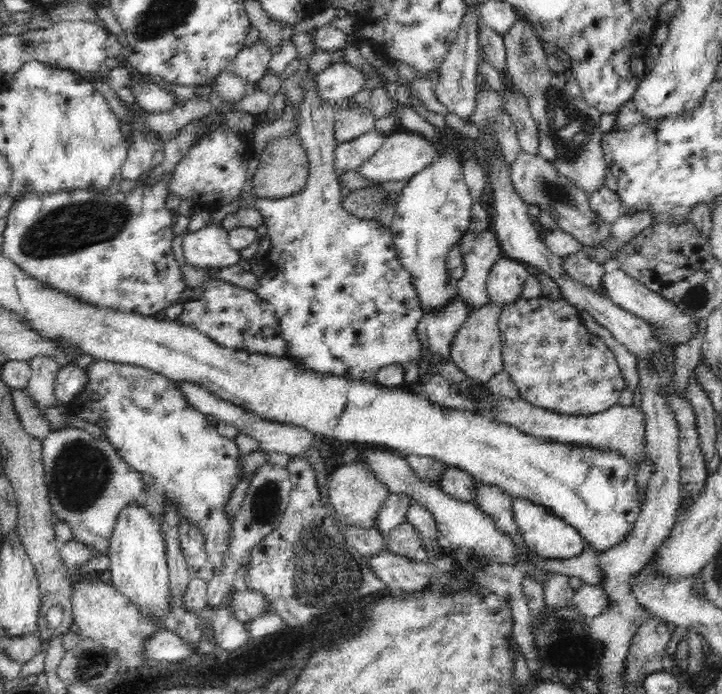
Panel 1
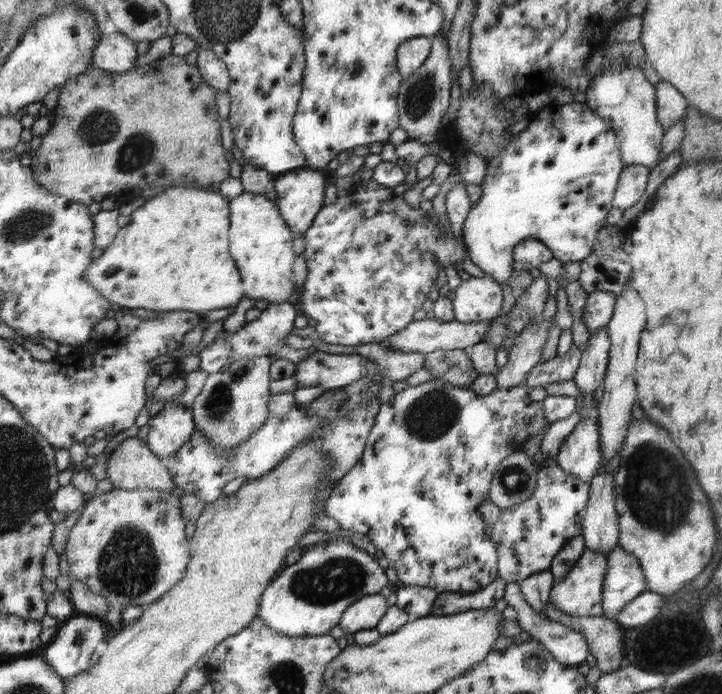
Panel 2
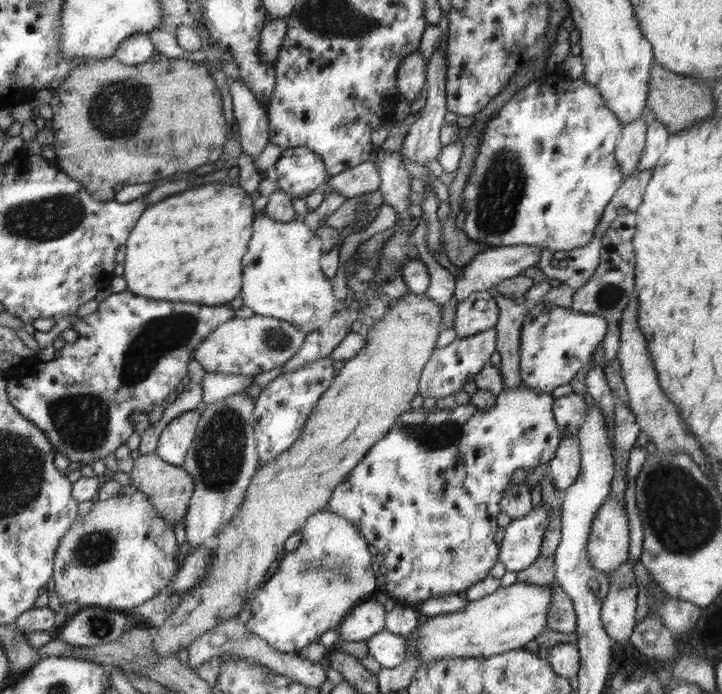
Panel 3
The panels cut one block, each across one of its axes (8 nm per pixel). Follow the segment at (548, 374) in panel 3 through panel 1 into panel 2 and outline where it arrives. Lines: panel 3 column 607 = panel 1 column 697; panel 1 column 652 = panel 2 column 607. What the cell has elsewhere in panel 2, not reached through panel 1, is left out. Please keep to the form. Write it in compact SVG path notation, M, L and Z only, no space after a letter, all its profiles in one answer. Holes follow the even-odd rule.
M596 290L588 295L581 321L590 333L608 326L610 319L613 318L613 311L616 310L616 301L616 296L605 290Z

